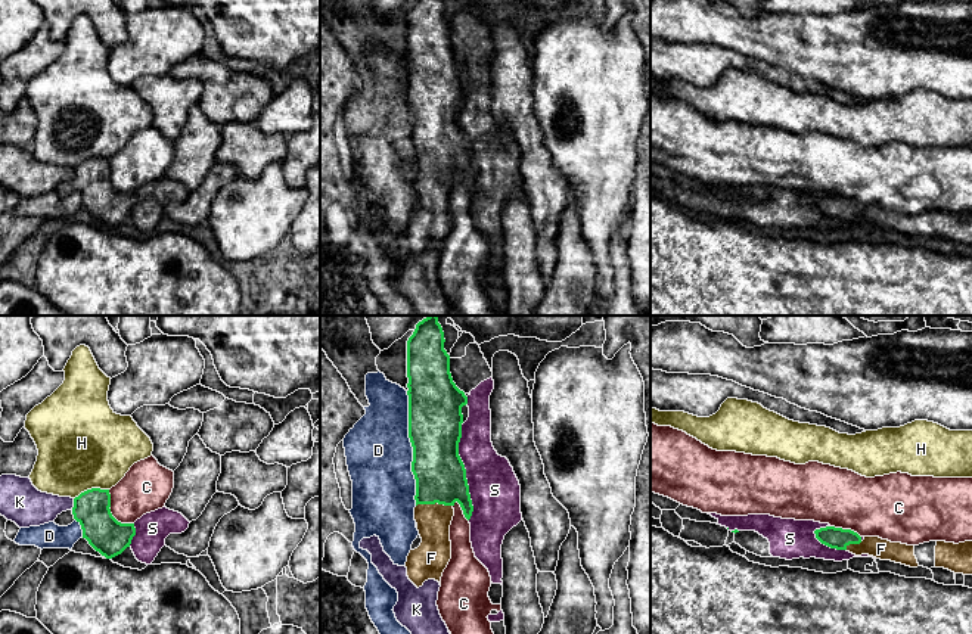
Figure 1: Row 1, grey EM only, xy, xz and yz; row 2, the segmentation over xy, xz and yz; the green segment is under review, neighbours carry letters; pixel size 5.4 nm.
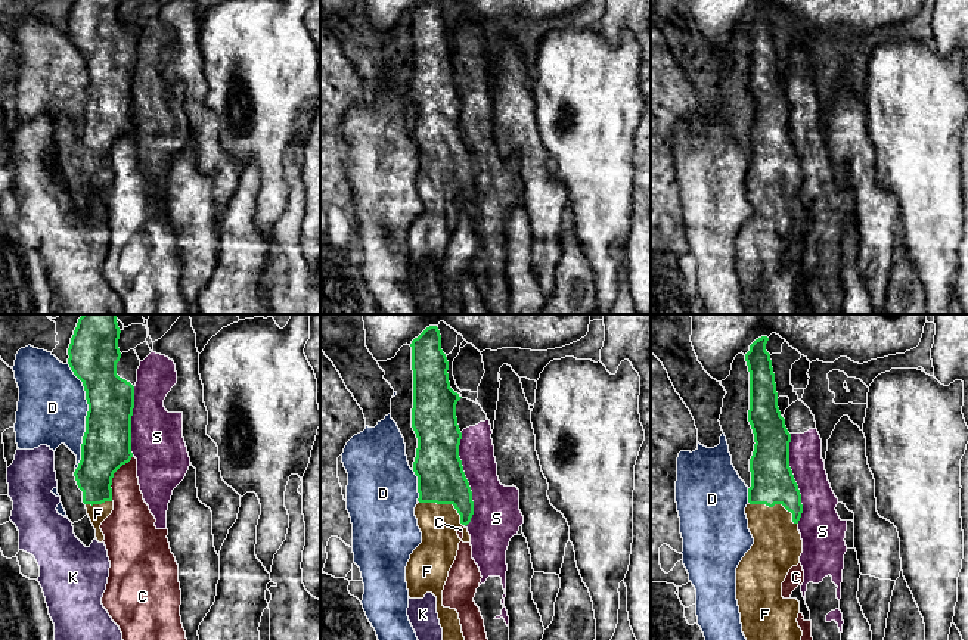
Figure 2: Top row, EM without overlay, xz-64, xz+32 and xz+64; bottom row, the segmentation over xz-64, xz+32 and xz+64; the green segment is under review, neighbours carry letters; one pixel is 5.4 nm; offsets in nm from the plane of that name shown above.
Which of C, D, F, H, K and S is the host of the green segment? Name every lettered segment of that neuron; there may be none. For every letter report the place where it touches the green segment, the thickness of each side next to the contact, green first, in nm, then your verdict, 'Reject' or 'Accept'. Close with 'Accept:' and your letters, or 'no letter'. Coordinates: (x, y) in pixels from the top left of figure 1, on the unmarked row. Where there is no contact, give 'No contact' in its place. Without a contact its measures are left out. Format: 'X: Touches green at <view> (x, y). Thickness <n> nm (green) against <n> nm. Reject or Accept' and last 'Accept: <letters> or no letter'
C: Touches green at xy (111, 183). Thickness 200 nm (green) against 260 nm. Reject
D: Touches green at xz (413, 118). Thickness 300 nm (green) against 360 nm. Reject
F: Touches green at xz (434, 173). Thickness 280 nm (green) against 180 nm. Accept
H: Touches green at xy (92, 158). Thickness 200 nm (green) against 480 nm. Reject
K: Touches green at xy (74, 174). Thickness 200 nm (green) against 200 nm. Reject
S: Touches green at xz (465, 142). Thickness 280 nm (green) against 280 nm. Reject
Accept: F

